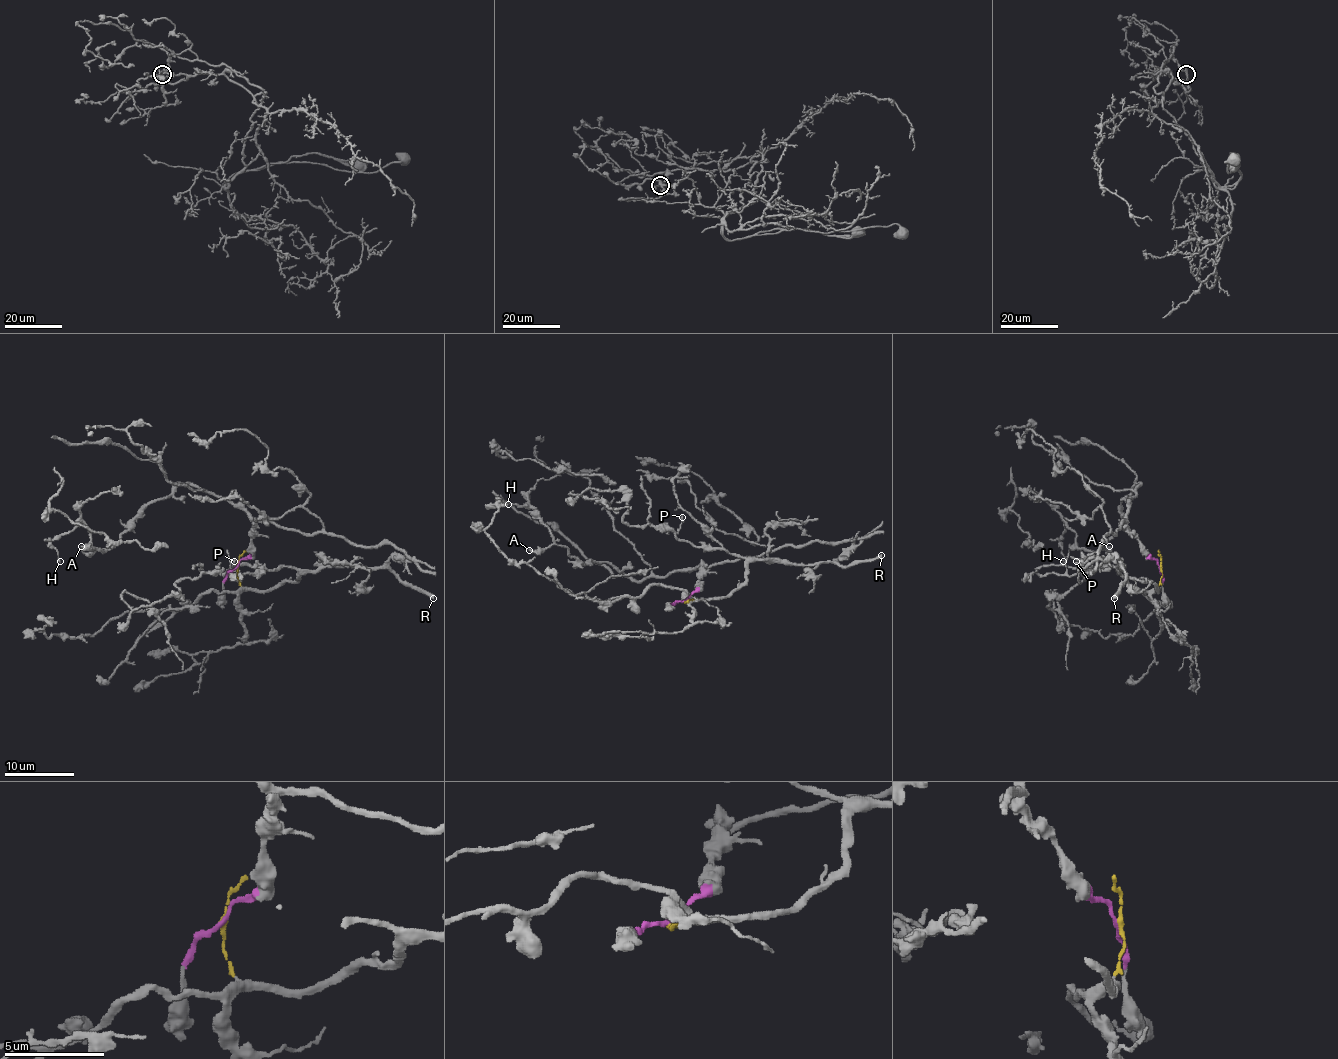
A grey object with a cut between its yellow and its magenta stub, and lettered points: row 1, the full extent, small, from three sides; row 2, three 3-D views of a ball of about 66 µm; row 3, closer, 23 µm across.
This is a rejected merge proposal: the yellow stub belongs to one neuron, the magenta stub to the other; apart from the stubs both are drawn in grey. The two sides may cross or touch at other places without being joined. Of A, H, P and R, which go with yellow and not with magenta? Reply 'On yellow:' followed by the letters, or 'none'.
On yellow: P, R

